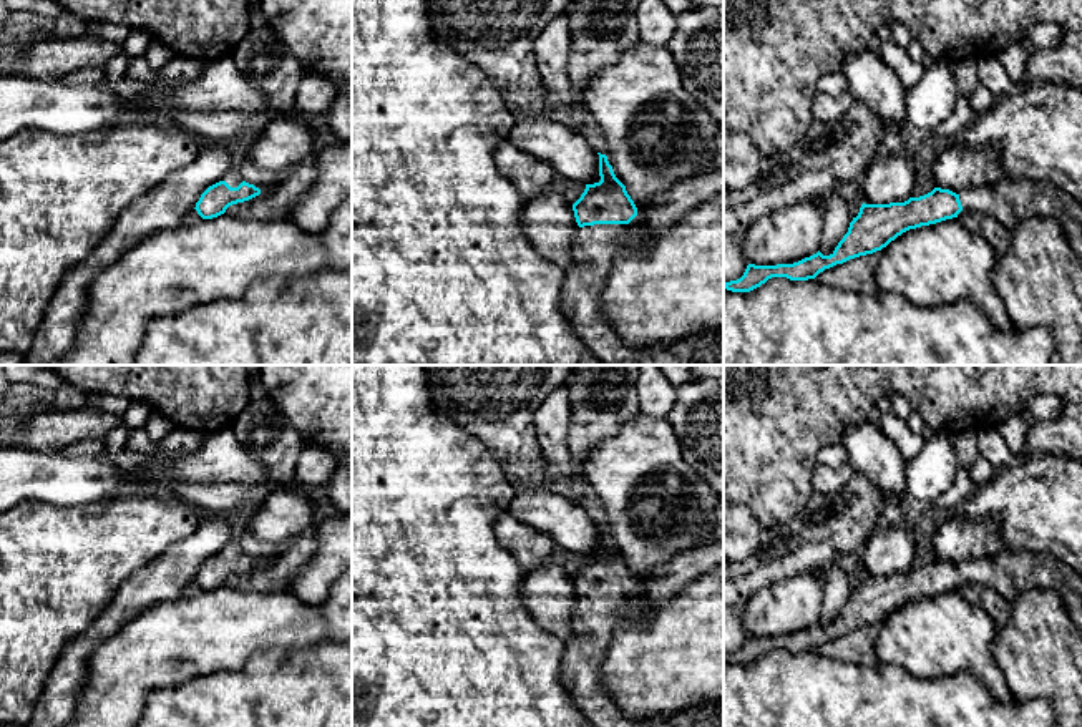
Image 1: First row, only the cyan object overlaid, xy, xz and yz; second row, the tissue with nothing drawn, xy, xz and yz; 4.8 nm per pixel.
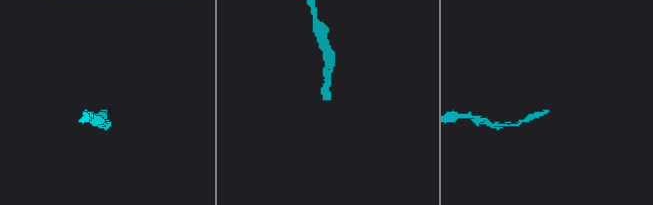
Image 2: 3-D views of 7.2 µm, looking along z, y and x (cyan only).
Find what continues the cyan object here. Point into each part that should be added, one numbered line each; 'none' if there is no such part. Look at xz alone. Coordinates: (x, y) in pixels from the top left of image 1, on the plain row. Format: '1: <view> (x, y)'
1: xz (593, 623)

